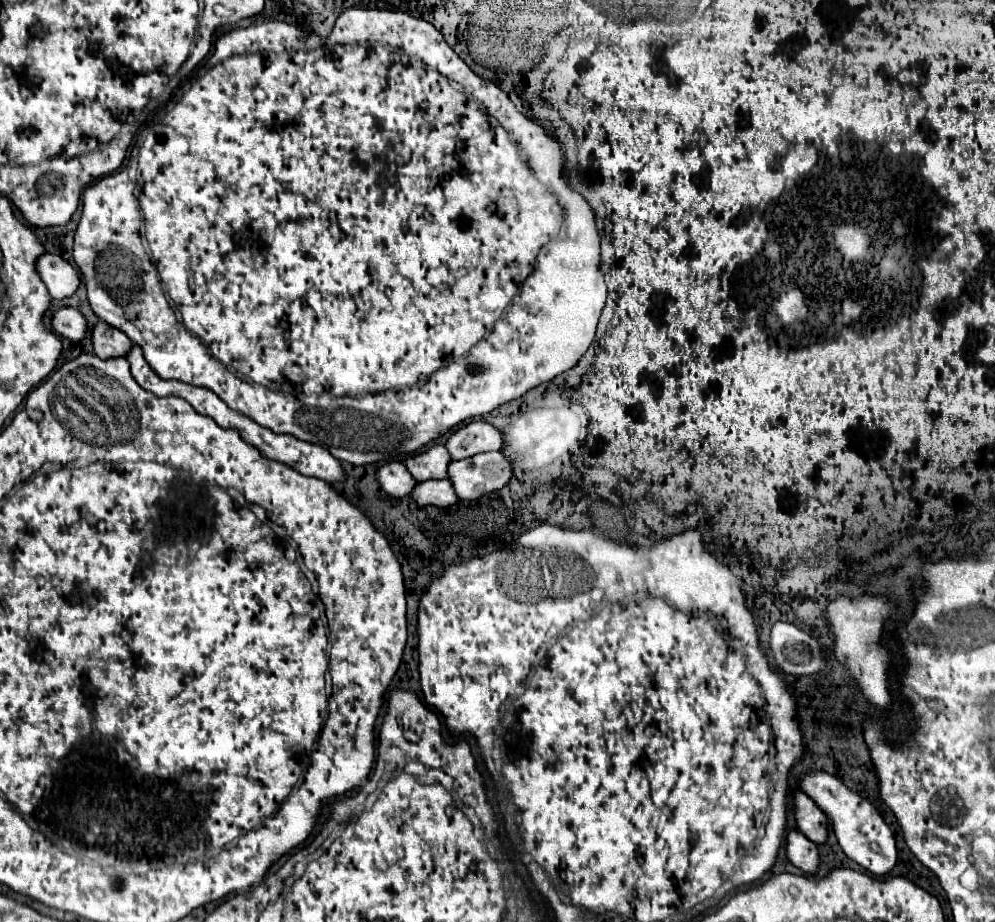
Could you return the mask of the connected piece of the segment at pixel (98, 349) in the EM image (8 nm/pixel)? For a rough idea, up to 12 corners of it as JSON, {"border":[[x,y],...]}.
{"border":[[105,322],[93,328],[101,360],[125,358],[133,342]]}

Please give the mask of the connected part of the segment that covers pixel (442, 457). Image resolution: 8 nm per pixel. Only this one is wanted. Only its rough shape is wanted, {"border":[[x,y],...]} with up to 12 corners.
{"border":[[443,444],[405,460],[417,480],[449,478]]}

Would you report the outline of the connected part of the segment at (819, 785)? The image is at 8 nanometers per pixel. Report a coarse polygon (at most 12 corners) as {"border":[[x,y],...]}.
{"border":[[827,772],[801,788],[839,846],[875,876],[893,870],[895,838],[877,808]]}

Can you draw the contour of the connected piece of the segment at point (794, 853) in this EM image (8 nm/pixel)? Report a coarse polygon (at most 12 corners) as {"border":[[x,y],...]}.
{"border":[[793,830],[787,858],[805,874],[819,868],[819,846]]}

